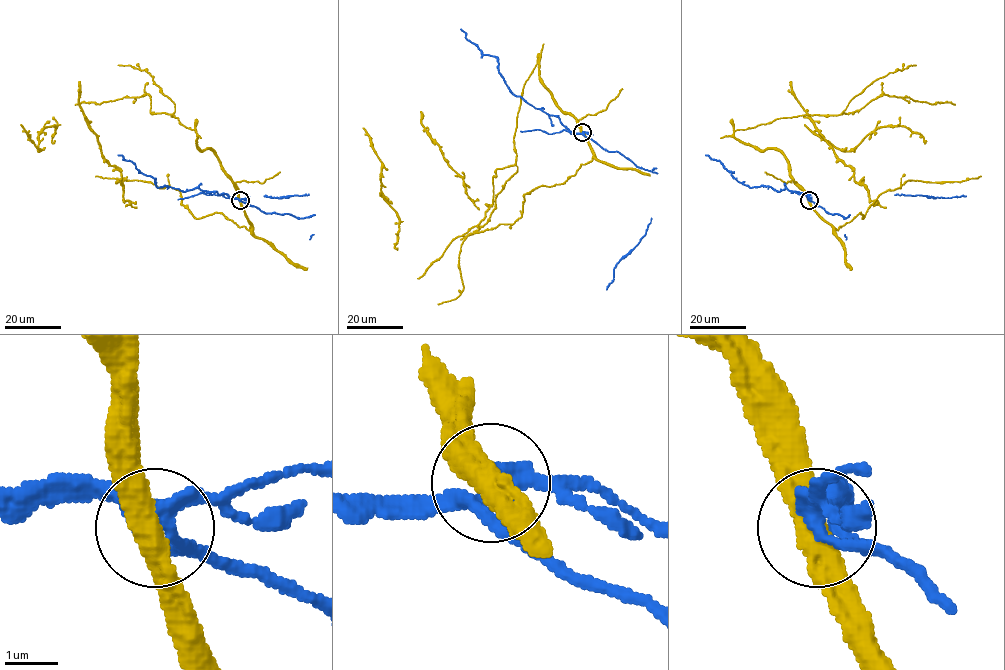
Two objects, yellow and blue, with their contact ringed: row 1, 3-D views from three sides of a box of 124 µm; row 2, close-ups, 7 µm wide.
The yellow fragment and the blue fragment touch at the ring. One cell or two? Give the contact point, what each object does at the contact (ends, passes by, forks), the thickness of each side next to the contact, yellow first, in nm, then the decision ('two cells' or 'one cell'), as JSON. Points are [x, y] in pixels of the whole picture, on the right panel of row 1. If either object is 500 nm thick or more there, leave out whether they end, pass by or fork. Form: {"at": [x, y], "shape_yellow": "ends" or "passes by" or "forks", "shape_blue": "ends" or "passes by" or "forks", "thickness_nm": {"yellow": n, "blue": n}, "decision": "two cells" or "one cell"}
{"at": [809, 200], "shape_yellow": "passes by", "shape_blue": "forks", "thickness_nm": {"yellow": 480, "blue": 220}, "decision": "two cells"}

